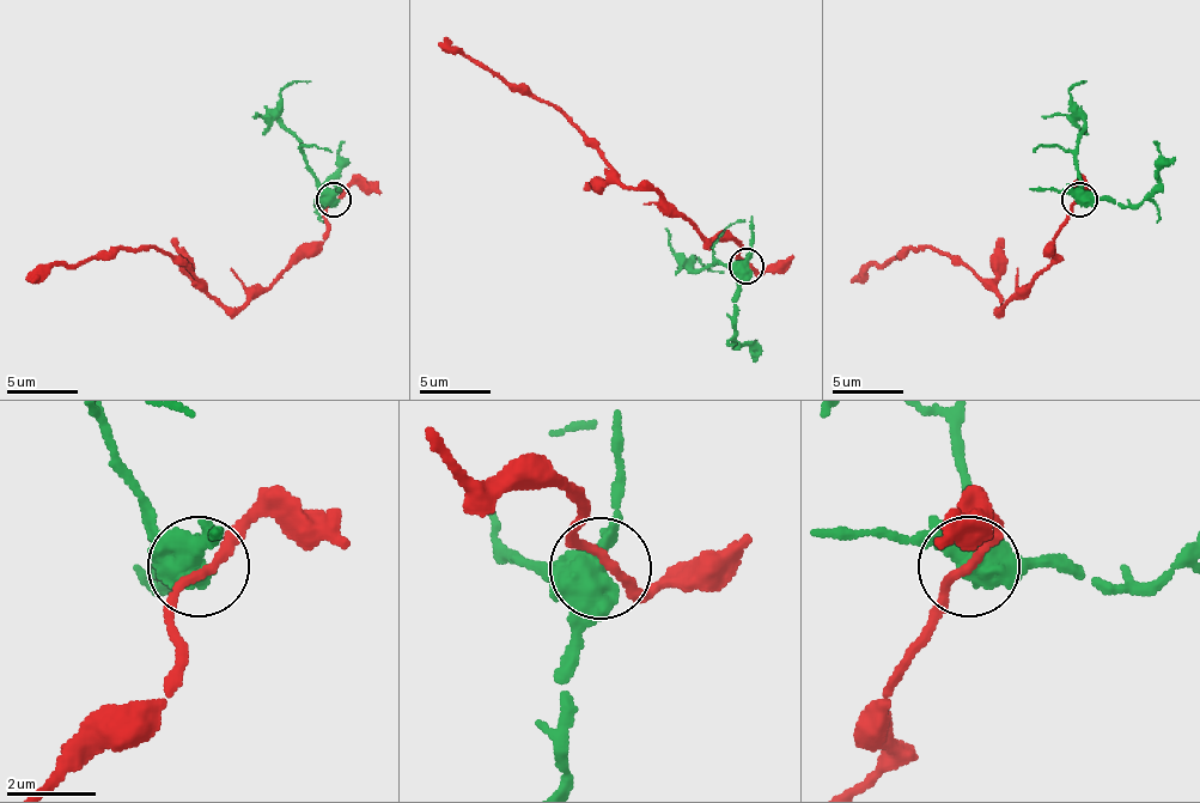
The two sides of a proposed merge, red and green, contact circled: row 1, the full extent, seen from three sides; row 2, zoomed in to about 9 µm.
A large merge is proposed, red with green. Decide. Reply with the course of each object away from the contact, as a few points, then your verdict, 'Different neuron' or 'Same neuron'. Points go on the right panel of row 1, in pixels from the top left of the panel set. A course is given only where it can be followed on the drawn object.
Course of red: (1080, 199), (1052, 241), (1052, 262), (1003, 308), (1003, 300), (960, 262), (932, 248), (907, 248), (858, 280). Course of green: (1080, 199), (1077, 145), (1080, 117), (1070, 92), (1080, 81), (1088, 81). Different neuron

